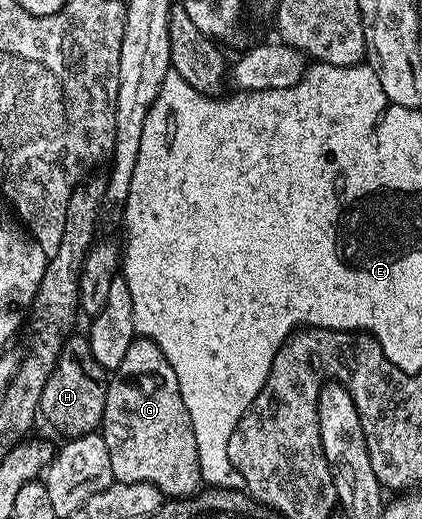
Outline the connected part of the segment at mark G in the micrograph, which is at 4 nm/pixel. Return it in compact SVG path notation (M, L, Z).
M135 339L121 366L114 369L107 381L101 434L109 450L109 466L113 466L118 483L152 484L167 498L193 496L200 491L193 422L189 422L189 410L185 410L177 374L173 374L173 366L169 366L157 342Z

